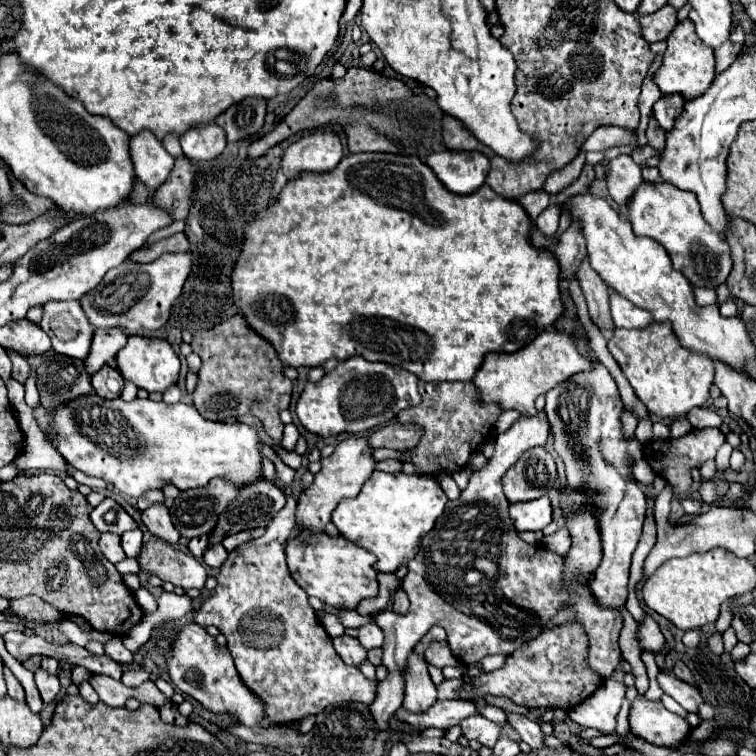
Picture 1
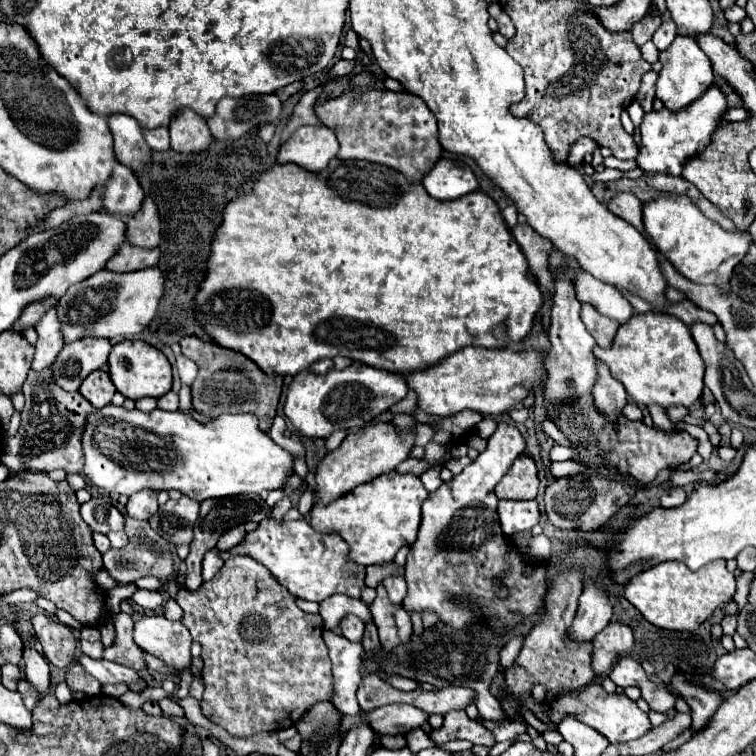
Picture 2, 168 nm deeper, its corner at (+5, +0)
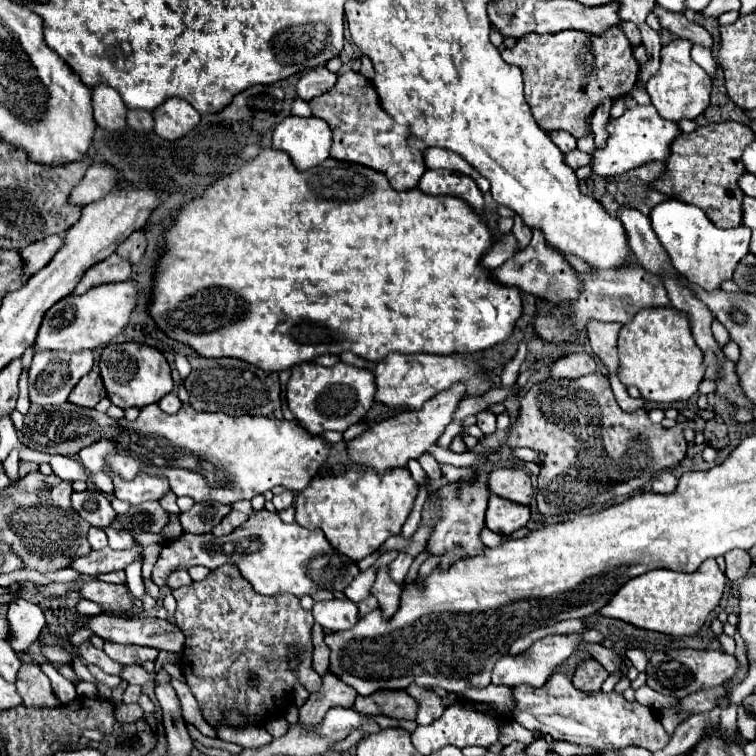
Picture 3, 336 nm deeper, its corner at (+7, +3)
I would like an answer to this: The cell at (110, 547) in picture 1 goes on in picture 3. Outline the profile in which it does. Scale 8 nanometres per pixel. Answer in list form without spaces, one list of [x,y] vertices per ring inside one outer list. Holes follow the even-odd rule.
[[[89,528],[87,538],[89,538],[89,544],[91,544],[93,550],[101,550],[101,548],[107,546],[107,536],[105,536],[105,532],[101,528]]]

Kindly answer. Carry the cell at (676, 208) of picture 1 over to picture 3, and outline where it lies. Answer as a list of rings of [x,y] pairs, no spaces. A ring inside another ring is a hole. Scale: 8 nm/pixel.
[[[665,200],[657,204],[651,212],[651,226],[663,244],[665,252],[669,254],[675,270],[685,276],[691,284],[697,284],[699,288],[713,292],[717,290],[725,280],[733,278],[735,266],[741,262],[741,258],[749,252],[749,238],[751,232],[745,226],[739,228],[715,228],[711,220],[703,214],[701,208],[695,208],[691,204],[685,204],[681,200]]]

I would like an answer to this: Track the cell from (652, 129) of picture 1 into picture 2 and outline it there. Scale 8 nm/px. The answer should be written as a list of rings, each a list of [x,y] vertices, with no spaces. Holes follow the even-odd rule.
[[[643,75],[643,81],[641,81],[641,89],[639,89],[637,101],[639,101],[639,105],[643,107],[643,111],[645,111],[645,113],[651,113],[651,111],[653,111],[655,79],[657,79],[657,75]]]

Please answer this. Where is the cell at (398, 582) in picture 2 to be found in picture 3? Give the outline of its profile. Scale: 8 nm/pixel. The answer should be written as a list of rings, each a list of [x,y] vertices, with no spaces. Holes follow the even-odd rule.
[[[399,554],[399,556],[389,564],[391,578],[393,578],[397,584],[403,584],[405,574],[407,574],[407,570],[409,570],[411,562],[413,562],[413,556],[409,556],[409,554]]]

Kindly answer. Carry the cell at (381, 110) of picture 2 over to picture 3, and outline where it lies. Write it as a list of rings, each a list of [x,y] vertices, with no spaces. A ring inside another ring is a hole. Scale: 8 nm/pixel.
[[[353,70],[341,74],[335,86],[323,96],[313,98],[309,106],[317,118],[323,118],[329,124],[333,132],[331,158],[363,164],[367,168],[377,170],[385,174],[389,178],[389,184],[399,192],[415,188],[419,184],[425,172],[423,162],[425,144],[417,136],[413,136],[405,126],[397,124],[381,108],[379,96],[365,76]]]

